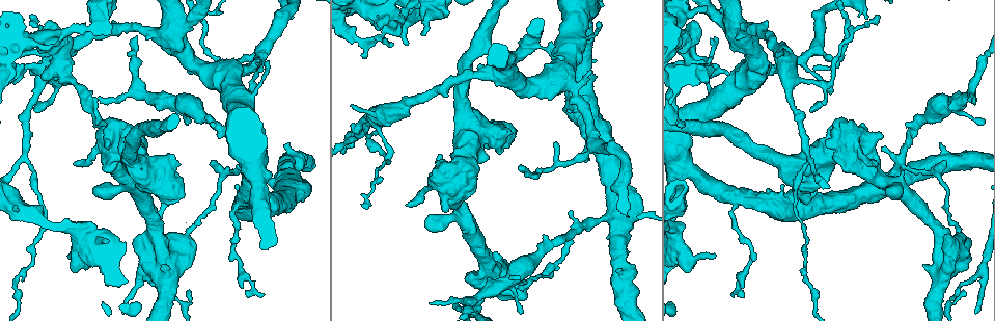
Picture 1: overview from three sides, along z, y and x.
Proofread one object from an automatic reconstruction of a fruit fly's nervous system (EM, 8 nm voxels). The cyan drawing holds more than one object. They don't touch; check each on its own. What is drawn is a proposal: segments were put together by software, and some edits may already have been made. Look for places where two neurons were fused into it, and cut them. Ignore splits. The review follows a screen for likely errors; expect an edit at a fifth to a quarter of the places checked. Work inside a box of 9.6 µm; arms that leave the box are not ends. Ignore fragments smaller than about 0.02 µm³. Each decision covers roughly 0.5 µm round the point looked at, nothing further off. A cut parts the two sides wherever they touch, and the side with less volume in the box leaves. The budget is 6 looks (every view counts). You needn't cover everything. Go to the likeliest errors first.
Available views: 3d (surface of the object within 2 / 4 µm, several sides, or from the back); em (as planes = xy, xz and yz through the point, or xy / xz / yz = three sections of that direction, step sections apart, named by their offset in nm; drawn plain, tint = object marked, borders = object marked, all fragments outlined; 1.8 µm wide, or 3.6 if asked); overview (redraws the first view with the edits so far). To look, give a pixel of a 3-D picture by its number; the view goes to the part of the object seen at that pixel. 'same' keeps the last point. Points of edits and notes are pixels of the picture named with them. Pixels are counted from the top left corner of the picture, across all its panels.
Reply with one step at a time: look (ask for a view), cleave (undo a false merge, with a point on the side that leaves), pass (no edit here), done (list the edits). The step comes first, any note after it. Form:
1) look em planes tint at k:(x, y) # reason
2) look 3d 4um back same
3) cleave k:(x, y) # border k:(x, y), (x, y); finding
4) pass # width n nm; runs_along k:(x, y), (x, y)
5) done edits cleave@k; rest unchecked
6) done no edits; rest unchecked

look 3d 2um at 1:(681, 208) # sharp bend

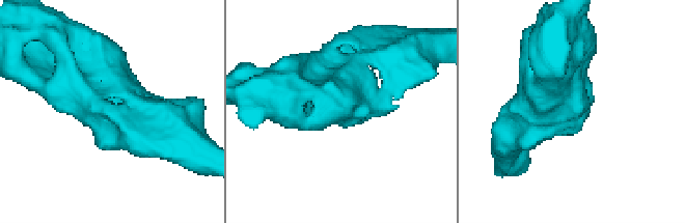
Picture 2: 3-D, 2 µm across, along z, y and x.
look em yz step 8 tint at 2:(569, 102) # shape alone is not enough

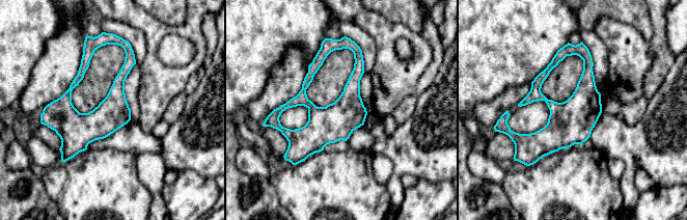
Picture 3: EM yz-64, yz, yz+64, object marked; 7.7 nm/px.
pass # runs_along 3:(566, 50), (587, 60), (586, 100), (534, 158); continuous, no second neuron

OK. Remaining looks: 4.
look 3d 4um back at 1:(369, 7) # thick turns thin

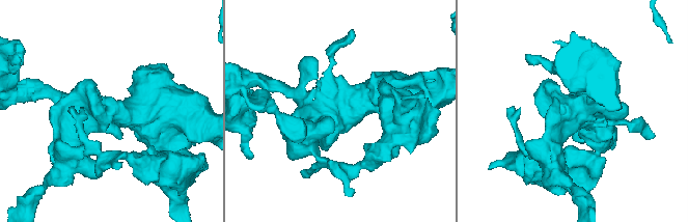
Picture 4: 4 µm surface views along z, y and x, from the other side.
look em 3.6um planes tint at 4:(106, 115) # shape alone is not enough

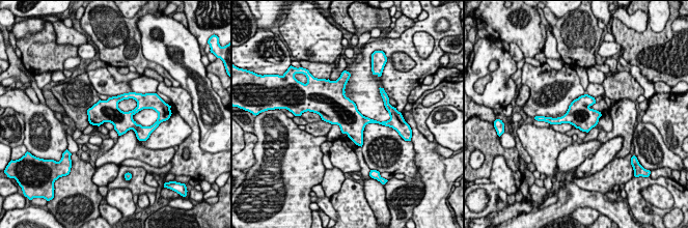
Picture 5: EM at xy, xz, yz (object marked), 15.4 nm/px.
pass # width 360 nm; continuous, no second neuron

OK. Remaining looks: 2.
look em planes tint at 1:(517, 287) # sudden change in width

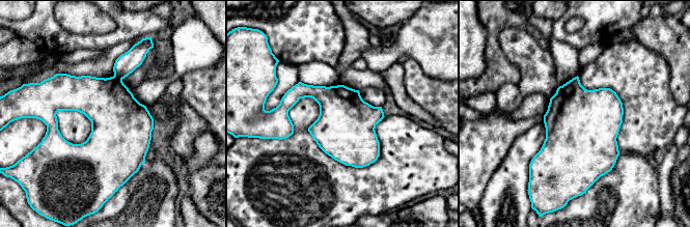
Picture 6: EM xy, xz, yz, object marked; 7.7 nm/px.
cleave 6:(109, 105) # two neurons meet here

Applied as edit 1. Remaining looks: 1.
done edits cleave@6; rest unchecked

